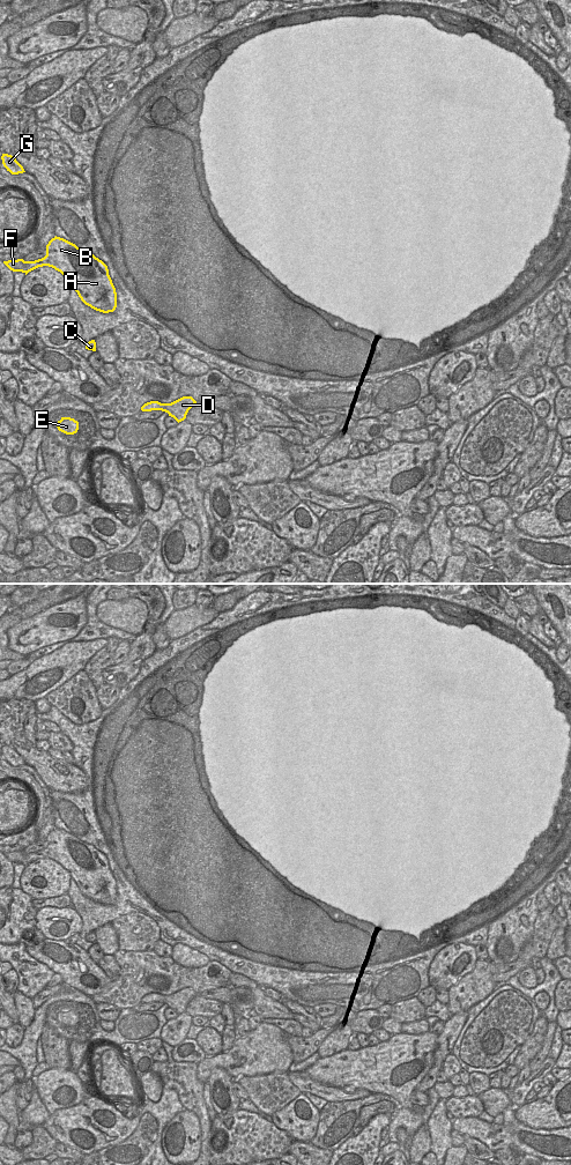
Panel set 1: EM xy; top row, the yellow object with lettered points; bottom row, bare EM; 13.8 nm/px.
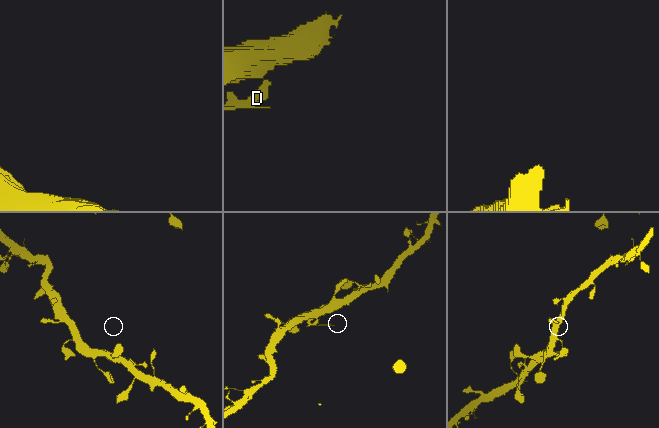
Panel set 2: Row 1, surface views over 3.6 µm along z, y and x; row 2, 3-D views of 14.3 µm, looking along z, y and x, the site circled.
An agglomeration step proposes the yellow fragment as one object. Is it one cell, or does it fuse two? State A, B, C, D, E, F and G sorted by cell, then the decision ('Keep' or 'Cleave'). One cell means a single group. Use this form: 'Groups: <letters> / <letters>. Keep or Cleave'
Groups: A B C D E F G. Keep

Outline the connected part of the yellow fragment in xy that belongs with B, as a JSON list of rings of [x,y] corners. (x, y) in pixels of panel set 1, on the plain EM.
[[[57,828],[52,830],[46,837],[46,847],[42,851],[35,853],[17,851],[3,855],[10,862],[25,867],[38,859],[52,859],[71,873],[86,897],[103,905],[113,904],[117,899],[117,884],[107,858],[92,845],[64,830]]]

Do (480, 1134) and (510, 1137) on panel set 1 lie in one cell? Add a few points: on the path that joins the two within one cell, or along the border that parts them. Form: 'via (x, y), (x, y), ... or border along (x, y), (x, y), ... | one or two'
via (487, 1134), (503, 1137) | one

